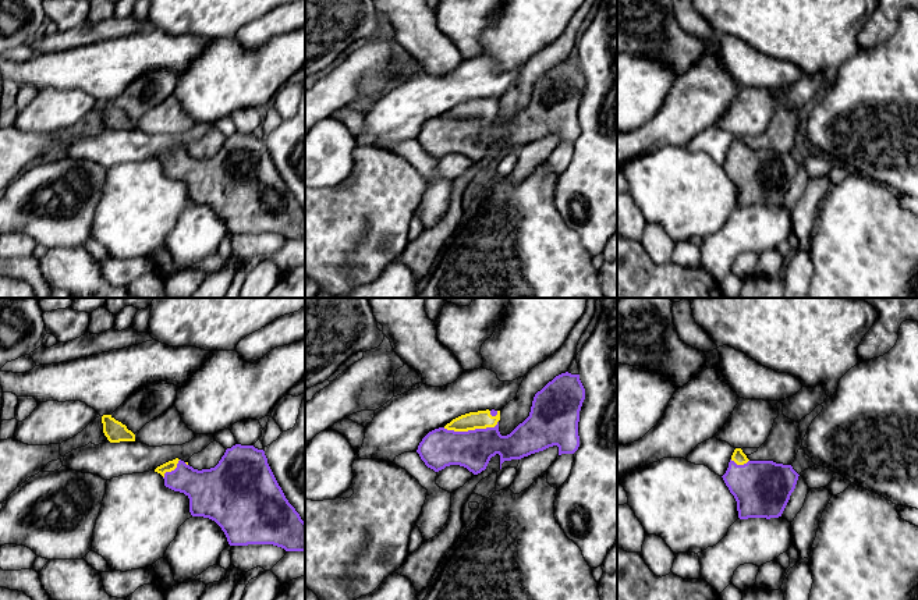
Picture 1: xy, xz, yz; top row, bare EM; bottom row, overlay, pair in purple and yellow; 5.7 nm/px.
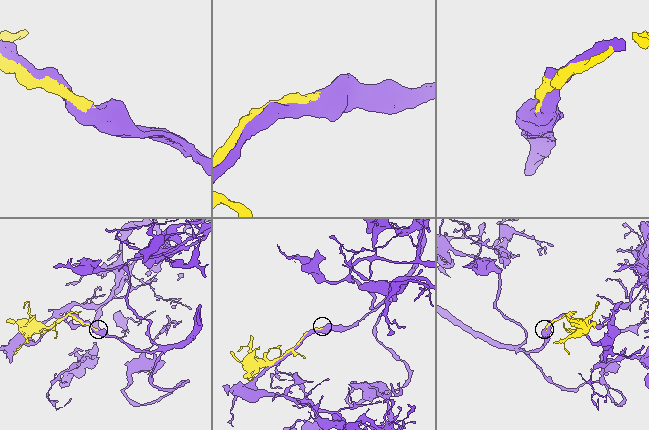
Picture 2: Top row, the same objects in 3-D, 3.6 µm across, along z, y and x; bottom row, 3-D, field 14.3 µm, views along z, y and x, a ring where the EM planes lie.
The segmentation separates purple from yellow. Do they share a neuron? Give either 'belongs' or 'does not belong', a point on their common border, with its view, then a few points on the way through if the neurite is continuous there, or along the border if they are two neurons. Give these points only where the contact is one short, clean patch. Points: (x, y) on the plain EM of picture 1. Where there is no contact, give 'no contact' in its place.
belongs; meets purple in xz at (471, 119)

